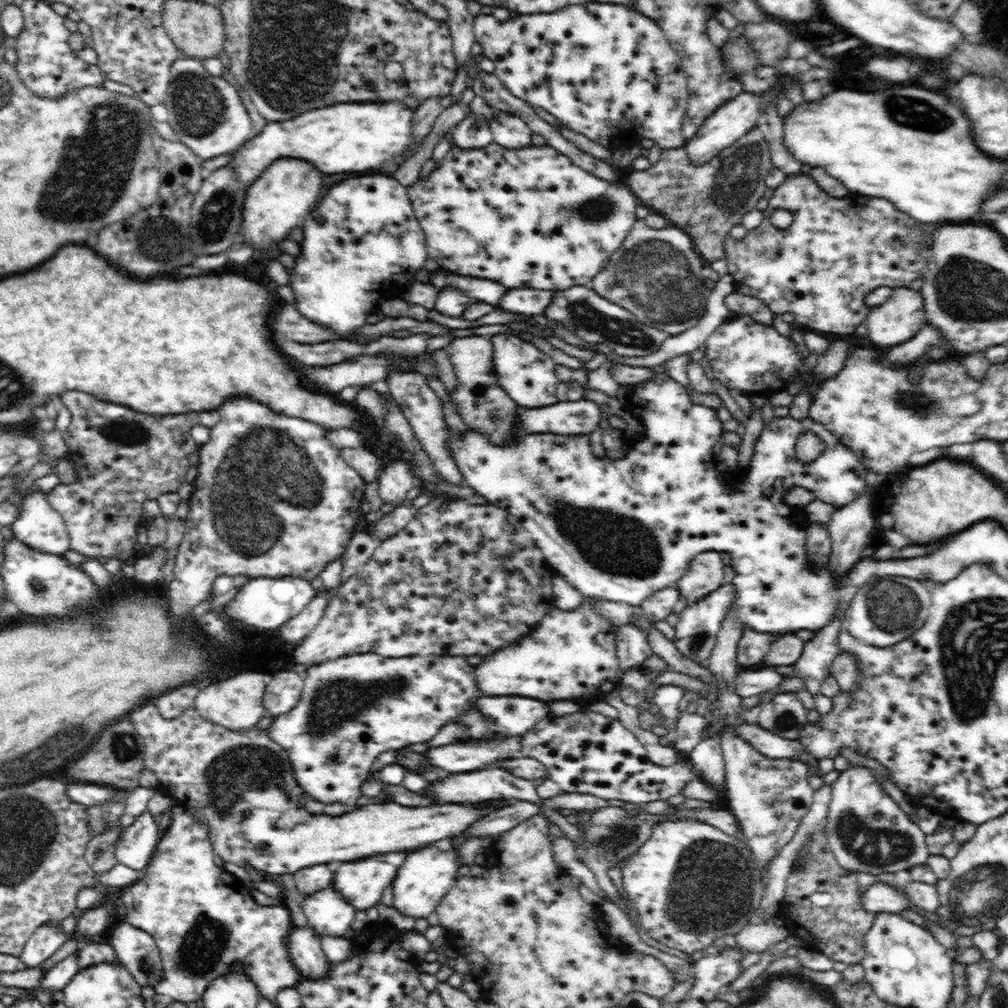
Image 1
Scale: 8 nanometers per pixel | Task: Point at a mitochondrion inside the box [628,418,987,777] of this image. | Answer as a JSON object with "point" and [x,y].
{"point":[889,607]}

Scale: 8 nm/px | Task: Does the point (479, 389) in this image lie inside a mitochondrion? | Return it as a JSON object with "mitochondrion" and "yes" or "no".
{"mitochondrion":"yes"}

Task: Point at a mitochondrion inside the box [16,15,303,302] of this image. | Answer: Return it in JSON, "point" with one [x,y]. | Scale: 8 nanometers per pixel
{"point":[97,162]}

